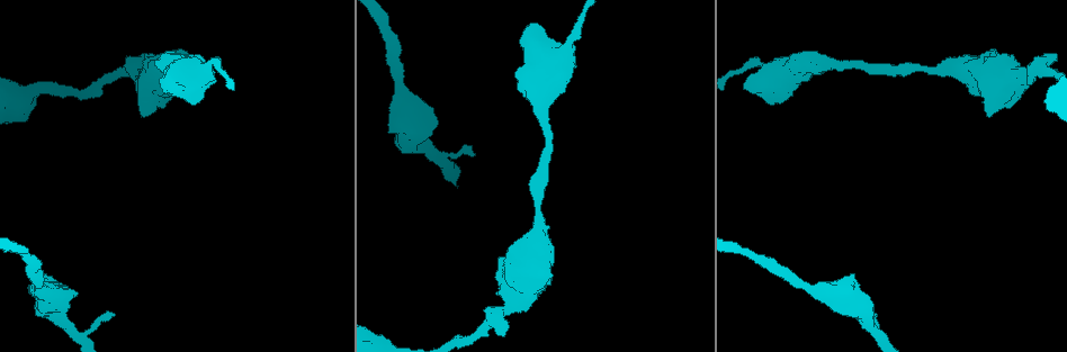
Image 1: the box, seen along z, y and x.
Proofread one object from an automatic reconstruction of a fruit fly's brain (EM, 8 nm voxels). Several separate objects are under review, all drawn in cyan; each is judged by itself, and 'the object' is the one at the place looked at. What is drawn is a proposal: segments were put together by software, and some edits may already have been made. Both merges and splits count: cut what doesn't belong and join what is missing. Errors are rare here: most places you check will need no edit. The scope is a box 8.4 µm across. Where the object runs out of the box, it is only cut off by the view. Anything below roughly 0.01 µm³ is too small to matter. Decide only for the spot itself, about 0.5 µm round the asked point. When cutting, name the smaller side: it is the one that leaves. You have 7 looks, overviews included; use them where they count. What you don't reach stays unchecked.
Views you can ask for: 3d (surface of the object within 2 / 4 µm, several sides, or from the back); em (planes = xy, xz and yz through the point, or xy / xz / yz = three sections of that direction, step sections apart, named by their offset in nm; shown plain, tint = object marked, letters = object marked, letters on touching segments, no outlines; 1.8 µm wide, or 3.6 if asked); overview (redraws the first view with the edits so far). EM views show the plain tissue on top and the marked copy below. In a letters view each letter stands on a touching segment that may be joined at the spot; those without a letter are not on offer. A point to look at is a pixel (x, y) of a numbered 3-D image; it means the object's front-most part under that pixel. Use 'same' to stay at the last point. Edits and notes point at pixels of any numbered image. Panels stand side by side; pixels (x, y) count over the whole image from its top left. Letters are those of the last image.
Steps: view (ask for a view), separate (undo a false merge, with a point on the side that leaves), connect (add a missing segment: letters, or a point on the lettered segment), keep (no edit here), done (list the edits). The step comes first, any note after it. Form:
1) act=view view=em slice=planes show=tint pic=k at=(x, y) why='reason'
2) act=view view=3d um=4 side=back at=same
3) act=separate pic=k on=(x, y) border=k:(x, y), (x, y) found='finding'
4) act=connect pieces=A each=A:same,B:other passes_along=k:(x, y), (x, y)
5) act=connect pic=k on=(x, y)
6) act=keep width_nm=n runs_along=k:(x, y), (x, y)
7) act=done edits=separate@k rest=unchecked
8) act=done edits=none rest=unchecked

act=view view=em um=3.6 slice=yz step=8 show=letters pic=1 at=(875, 315) why='branch stops here'

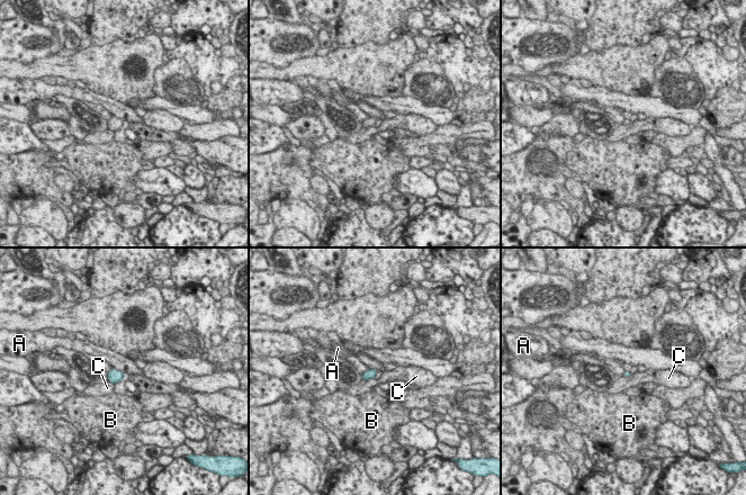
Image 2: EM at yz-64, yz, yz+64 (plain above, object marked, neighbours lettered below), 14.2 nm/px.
act=keep longest_contact=C:190nm each=A:other,B:other,C:other border=2:(113, 367), (123, 372) found='none of them fits'

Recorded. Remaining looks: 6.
act=view view=em slice=yz step=16 show=letters pic=1 at=(744, 88) why='branch stops here'

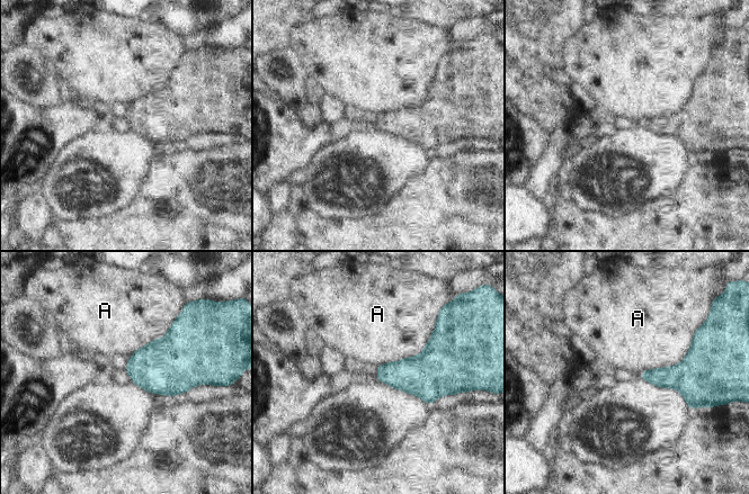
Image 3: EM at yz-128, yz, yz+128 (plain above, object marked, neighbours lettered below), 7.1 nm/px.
act=keep each=A:other border=3:(435, 323), (417, 355), (377, 366) found='no lettered segment goes on from it'

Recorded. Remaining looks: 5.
act=view view=3d um=2 pic=1 at=(131, 68) why='sharp bend'

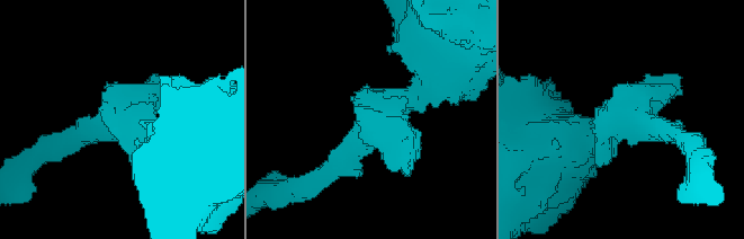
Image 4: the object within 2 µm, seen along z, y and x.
act=view view=em slice=yz step=4 show=tint pic=4 at=(111, 121)

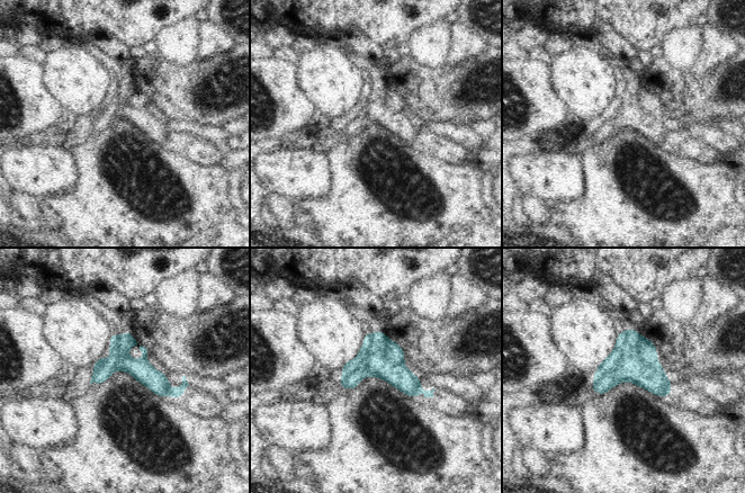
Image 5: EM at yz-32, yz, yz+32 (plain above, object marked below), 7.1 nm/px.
act=view view=em slice=yz step=4 show=letters at=same why='what lies round it'

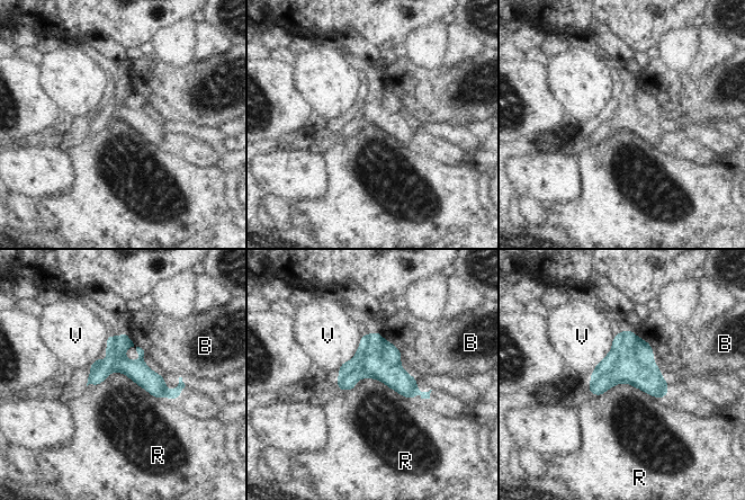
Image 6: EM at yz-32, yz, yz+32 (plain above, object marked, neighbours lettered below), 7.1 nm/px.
act=keep longest_contact=R:650nm each=B:other,R:other,V:other found='all the same neuron'

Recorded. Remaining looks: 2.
act=done edits=none rest=unchecked

